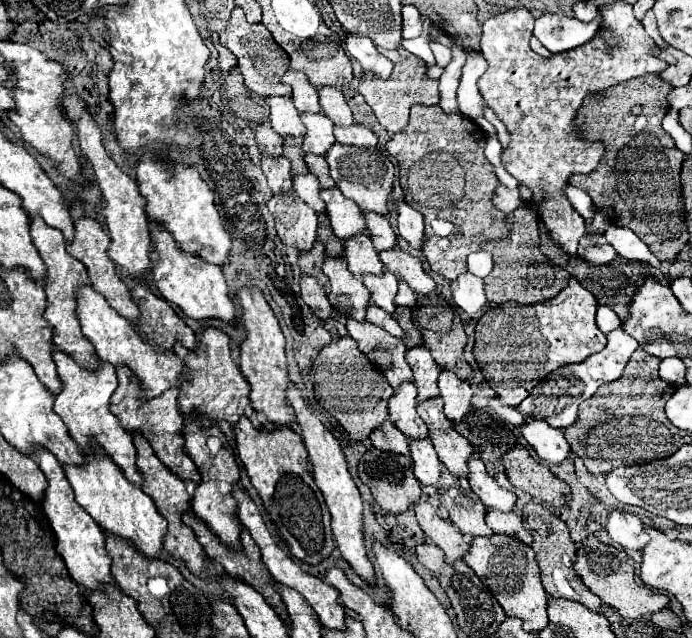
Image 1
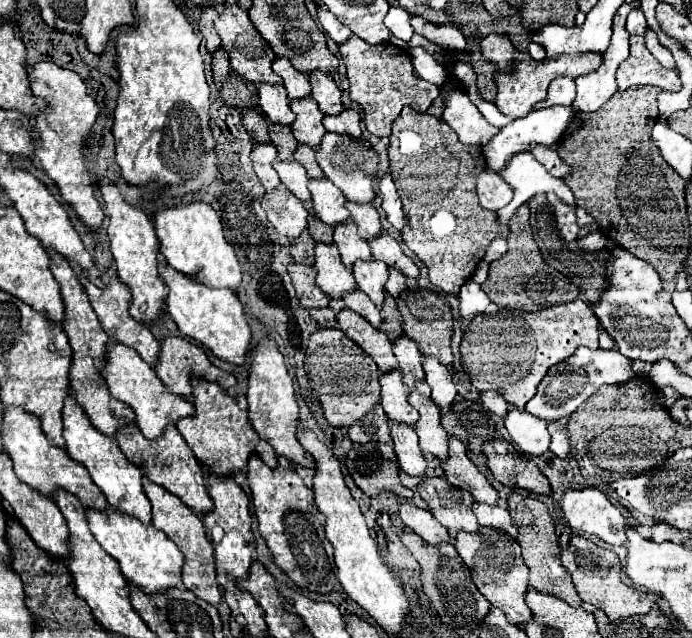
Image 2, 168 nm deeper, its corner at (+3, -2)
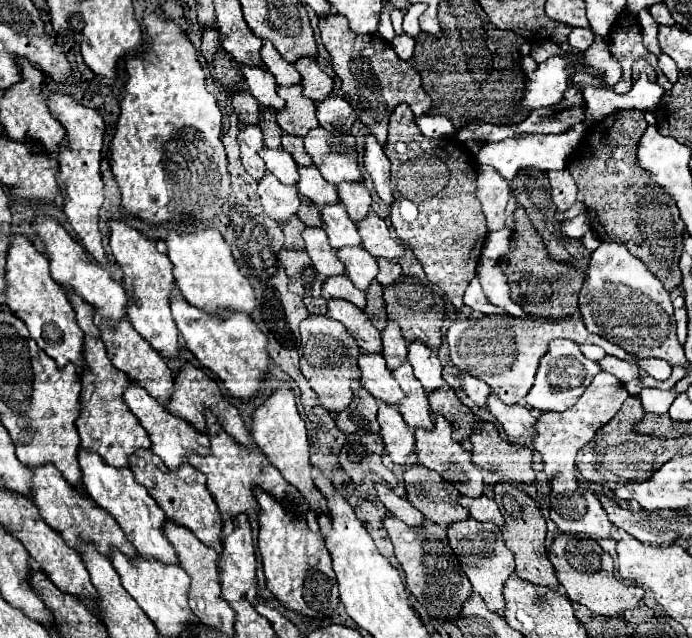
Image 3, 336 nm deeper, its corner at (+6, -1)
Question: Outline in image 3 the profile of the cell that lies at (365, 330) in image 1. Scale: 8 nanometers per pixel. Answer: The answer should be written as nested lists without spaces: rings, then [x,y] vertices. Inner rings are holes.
[[[329,298],[327,310],[333,320],[347,326],[347,332],[355,338],[363,352],[381,352],[381,334],[361,308],[339,298]]]

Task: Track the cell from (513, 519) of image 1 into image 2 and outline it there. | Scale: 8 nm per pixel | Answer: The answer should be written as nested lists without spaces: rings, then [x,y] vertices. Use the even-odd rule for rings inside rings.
[[[474,503],[472,511],[474,511],[474,515],[476,515],[476,519],[478,519],[478,523],[482,527],[502,529],[510,537],[514,537],[514,539],[518,537],[518,529],[512,523],[512,517],[510,517],[510,513],[504,507],[500,507],[500,505],[486,505],[486,503]]]

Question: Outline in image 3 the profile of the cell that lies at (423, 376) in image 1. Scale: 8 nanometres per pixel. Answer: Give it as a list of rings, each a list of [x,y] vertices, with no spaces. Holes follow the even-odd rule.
[[[389,320],[387,326],[381,330],[383,340],[383,356],[387,360],[389,370],[395,370],[403,362],[407,362],[407,340],[403,338],[397,322]]]

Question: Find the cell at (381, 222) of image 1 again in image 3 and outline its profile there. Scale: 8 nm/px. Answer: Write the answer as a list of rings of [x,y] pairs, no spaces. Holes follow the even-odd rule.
[[[341,182],[341,186],[337,188],[337,194],[339,194],[339,200],[345,204],[353,222],[367,216],[369,208],[371,208],[371,194],[363,186],[363,182],[357,182],[357,184],[355,182],[353,184]]]

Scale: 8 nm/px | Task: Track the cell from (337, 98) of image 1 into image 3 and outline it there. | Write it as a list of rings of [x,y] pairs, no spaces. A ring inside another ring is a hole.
[[[299,58],[295,64],[293,64],[299,74],[301,74],[301,86],[303,86],[303,94],[315,102],[321,102],[325,100],[331,90],[333,90],[333,78],[327,76],[313,58]]]

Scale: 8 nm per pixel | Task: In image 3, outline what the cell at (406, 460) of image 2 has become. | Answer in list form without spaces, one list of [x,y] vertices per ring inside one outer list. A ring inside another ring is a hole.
[[[379,402],[377,418],[379,418],[379,436],[383,438],[389,456],[393,458],[395,464],[405,466],[407,456],[413,452],[415,446],[413,430],[409,430],[397,406],[389,406],[387,402]]]

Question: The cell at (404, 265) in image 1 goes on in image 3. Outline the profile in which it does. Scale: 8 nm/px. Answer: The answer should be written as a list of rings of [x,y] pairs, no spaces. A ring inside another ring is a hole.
[[[369,212],[361,222],[357,222],[357,230],[361,234],[361,246],[375,258],[383,256],[395,260],[403,254],[403,246],[391,238],[387,224],[373,212]]]

